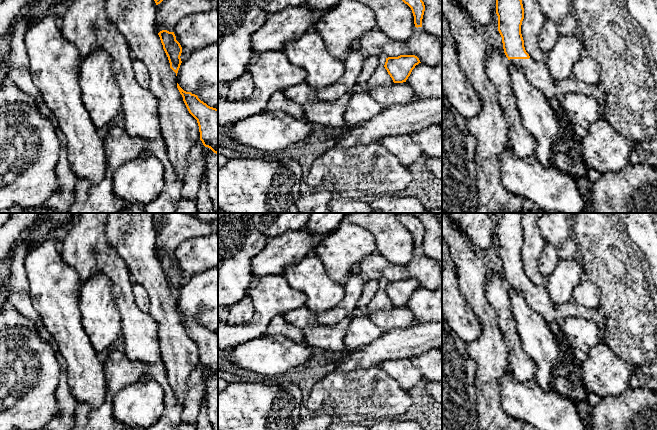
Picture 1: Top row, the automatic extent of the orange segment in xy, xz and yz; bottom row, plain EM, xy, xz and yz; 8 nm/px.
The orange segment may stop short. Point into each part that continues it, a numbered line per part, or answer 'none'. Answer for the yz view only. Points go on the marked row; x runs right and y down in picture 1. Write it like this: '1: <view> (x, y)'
1: yz (537, 73)

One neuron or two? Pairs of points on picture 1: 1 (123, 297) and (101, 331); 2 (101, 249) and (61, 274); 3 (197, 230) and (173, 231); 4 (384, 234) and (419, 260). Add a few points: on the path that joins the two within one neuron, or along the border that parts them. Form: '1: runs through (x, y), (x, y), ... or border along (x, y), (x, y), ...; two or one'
1: border along (112, 284), (112, 293), (120, 316), (121, 330); two
2: border along (60, 246), (61, 258), (75, 271), (81, 284); two
3: runs through (191, 230), (179, 230); one
4: border along (415, 251), (405, 264), (394, 264), (389, 261); two

